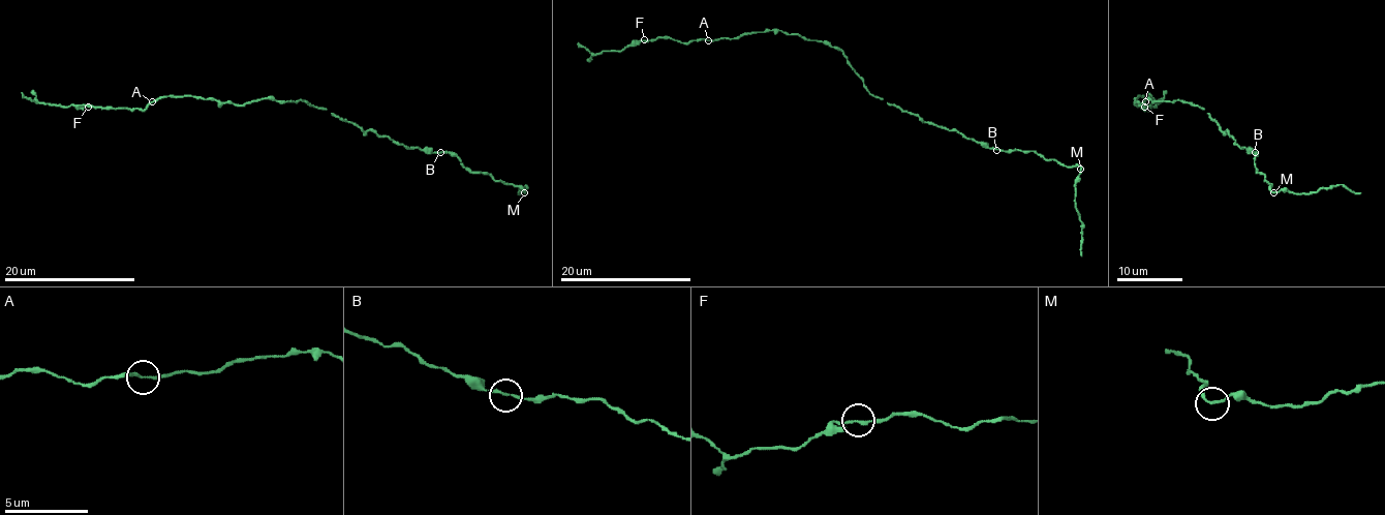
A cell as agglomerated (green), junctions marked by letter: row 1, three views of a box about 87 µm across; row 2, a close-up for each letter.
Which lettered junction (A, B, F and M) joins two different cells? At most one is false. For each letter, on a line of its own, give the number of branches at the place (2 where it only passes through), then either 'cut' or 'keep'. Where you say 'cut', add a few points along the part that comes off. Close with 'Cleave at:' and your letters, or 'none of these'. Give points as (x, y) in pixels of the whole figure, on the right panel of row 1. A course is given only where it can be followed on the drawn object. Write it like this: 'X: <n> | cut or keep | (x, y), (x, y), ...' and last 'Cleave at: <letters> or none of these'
A: 2 | keep
B: 2 | keep
F: 2 | keep
M: 2 | keep
Cleave at: none of these

